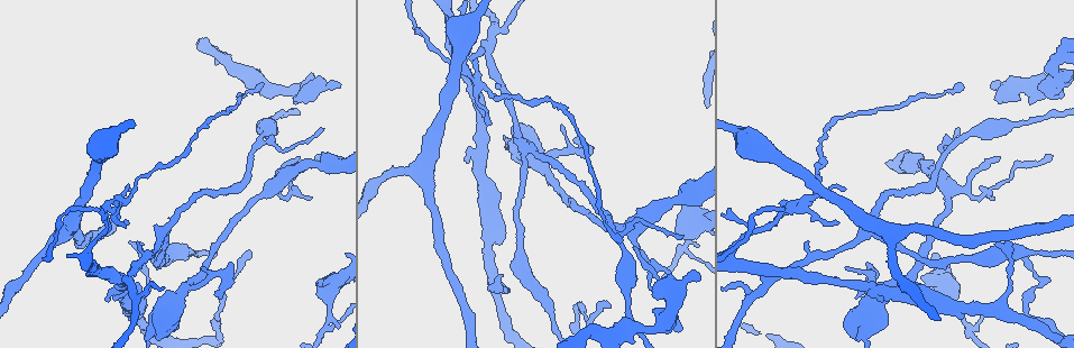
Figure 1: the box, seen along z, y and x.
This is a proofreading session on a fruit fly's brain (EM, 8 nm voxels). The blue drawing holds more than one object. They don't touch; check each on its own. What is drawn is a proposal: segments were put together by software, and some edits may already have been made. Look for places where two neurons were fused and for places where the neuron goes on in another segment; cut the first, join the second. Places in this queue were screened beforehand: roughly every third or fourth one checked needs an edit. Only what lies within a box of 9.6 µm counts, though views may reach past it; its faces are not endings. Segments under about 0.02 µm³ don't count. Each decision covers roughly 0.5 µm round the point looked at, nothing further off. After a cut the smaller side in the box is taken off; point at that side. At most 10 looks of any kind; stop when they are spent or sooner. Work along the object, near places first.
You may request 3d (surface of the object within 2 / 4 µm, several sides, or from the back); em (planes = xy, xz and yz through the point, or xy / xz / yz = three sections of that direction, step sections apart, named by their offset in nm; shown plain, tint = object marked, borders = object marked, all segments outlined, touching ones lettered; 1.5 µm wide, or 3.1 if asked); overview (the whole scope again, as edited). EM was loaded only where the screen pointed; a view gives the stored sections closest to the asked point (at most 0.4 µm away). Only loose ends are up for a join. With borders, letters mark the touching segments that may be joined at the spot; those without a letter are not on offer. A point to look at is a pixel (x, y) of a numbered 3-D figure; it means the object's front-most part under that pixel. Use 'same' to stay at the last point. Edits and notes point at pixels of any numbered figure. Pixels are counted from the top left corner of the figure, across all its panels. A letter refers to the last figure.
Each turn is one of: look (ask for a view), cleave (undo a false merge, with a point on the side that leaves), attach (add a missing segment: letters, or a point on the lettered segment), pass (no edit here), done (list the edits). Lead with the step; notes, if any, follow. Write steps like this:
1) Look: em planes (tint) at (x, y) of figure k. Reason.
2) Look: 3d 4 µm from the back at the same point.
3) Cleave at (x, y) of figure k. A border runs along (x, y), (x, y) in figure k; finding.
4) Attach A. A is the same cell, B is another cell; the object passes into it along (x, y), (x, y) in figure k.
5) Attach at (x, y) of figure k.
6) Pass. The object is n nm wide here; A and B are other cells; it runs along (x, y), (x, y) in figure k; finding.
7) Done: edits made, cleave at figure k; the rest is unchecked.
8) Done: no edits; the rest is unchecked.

Look: em planes (tint) at (806, 202) of figure 1. Calibre changes.

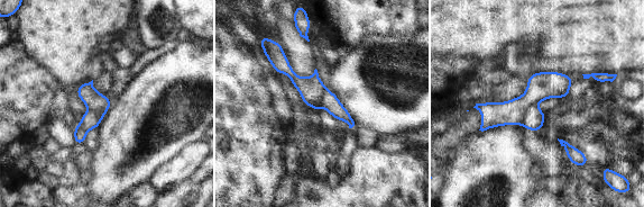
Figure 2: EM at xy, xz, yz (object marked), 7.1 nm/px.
Look: em planes (borders) at the same point.

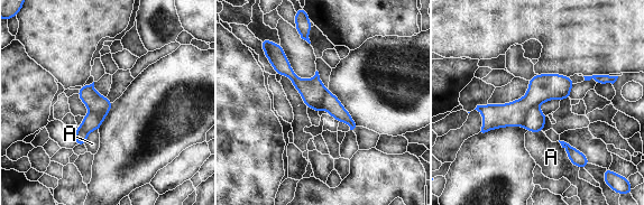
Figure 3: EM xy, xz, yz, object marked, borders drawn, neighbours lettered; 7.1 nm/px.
Cleave at (535, 119) of figure 3. The longest contact is with A, 260 nm; A is another cell; a border runs along (536, 105), (526, 113), (522, 126) in figure 3; two neurons meet here.

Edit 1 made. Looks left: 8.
Look: 3d 2 µm at (856, 298) of figure 1. Branch stops here.

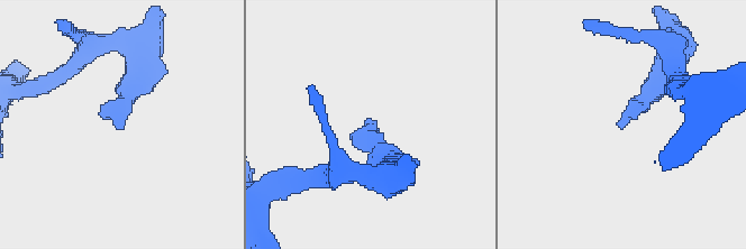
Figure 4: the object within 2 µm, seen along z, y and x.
Look: em xz step 8 (borders) at (115, 123) of figure 4.

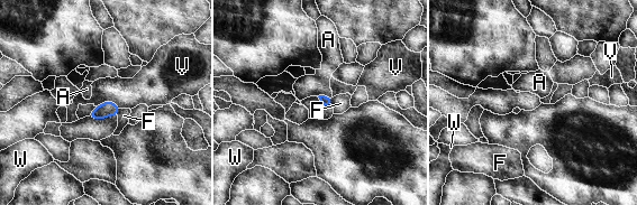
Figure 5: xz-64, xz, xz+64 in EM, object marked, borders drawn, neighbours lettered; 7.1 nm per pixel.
Attach A. A is the same cell, F, V and W are other cells; the object passes into it along (326, 101), (324, 95), (319, 84) in figure 5; it goes on there.

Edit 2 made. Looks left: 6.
Look: 3d 4 µm at (686, 251) of figure 1. Three-way junction.

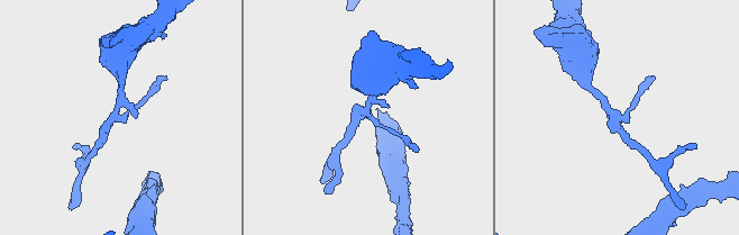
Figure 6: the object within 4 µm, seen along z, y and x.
Look: em xz step 8 (borders) at (616, 115) of figure 6. 3 arms meet here; shape alone is not enough.

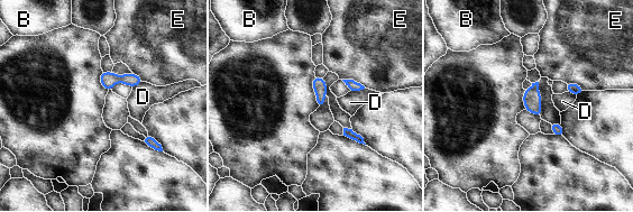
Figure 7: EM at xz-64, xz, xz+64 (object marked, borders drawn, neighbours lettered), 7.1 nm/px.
Look: em planes (borders) at the same point.

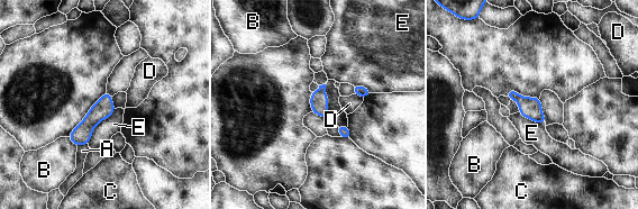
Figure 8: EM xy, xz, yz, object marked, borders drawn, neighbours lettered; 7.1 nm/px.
Pass. A, B, C, D and E are other cells; a border runs along (117, 108), (93, 129), (88, 144) in figure 8; one neuron here.

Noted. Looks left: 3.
Look: em planes (borders) at (697, 273) of figure 1. An open end.

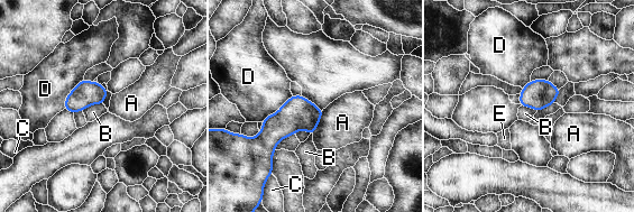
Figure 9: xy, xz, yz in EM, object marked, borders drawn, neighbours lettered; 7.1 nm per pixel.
Pass. A, B, C, D and E are other cells; a border runs along (323, 110), (318, 127), (312, 134) in figure 9; no lettered segment goes on from it.

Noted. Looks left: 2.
Done: edits made, cleave at figure 3, attach at figure 5; the rest is unchecked.

